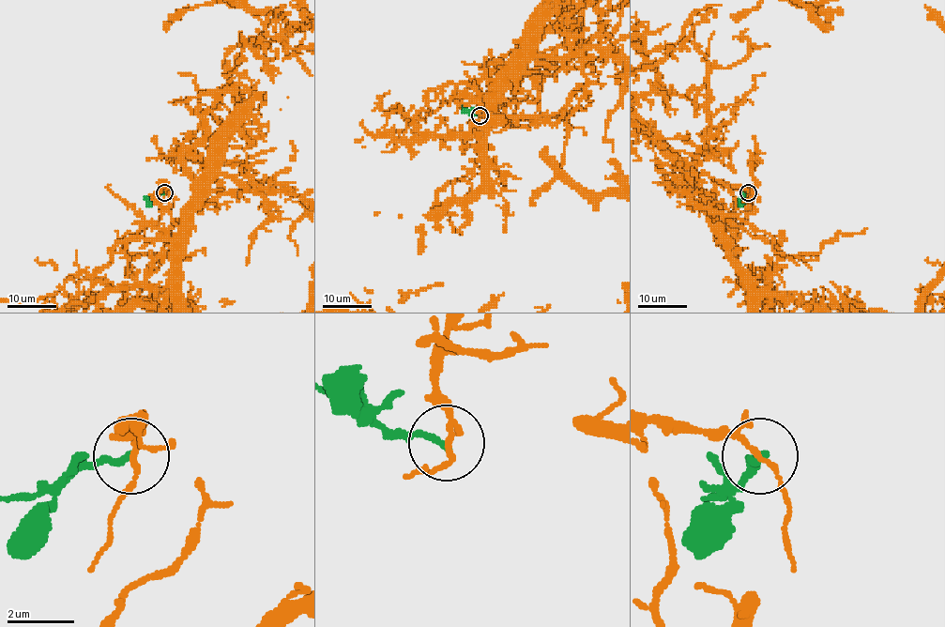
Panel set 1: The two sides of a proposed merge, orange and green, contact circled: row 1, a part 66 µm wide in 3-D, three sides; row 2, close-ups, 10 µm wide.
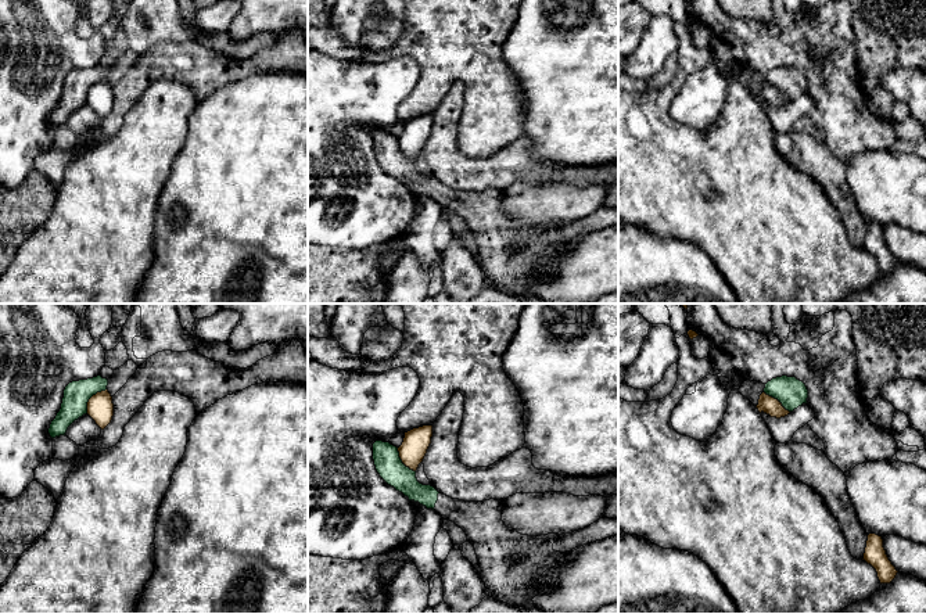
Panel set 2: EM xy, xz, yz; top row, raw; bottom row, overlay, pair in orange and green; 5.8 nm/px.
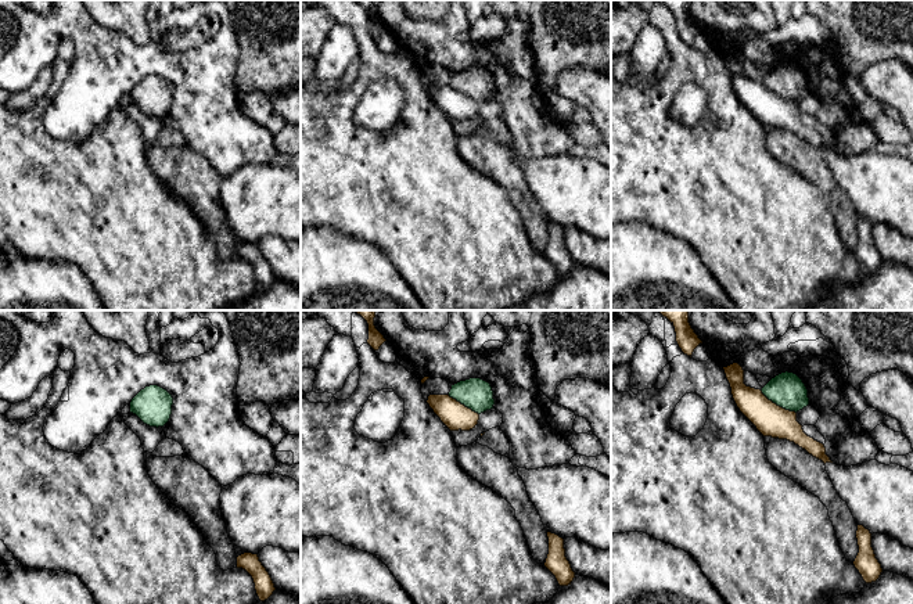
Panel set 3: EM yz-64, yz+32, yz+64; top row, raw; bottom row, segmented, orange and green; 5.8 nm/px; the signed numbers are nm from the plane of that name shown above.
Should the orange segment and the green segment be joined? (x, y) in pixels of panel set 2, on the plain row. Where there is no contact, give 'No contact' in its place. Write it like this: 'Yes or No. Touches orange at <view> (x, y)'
No. Touches orange at xy (90, 88)

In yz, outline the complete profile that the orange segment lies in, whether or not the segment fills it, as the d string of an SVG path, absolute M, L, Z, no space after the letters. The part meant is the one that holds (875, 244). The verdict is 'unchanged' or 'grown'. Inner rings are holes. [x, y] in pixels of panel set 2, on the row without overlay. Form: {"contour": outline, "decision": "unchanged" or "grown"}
{"contour": "M876 223L868 225L862 249L876 259L880 273L890 273L898 262L886 244L882 226Z", "decision": "unchanged"}

